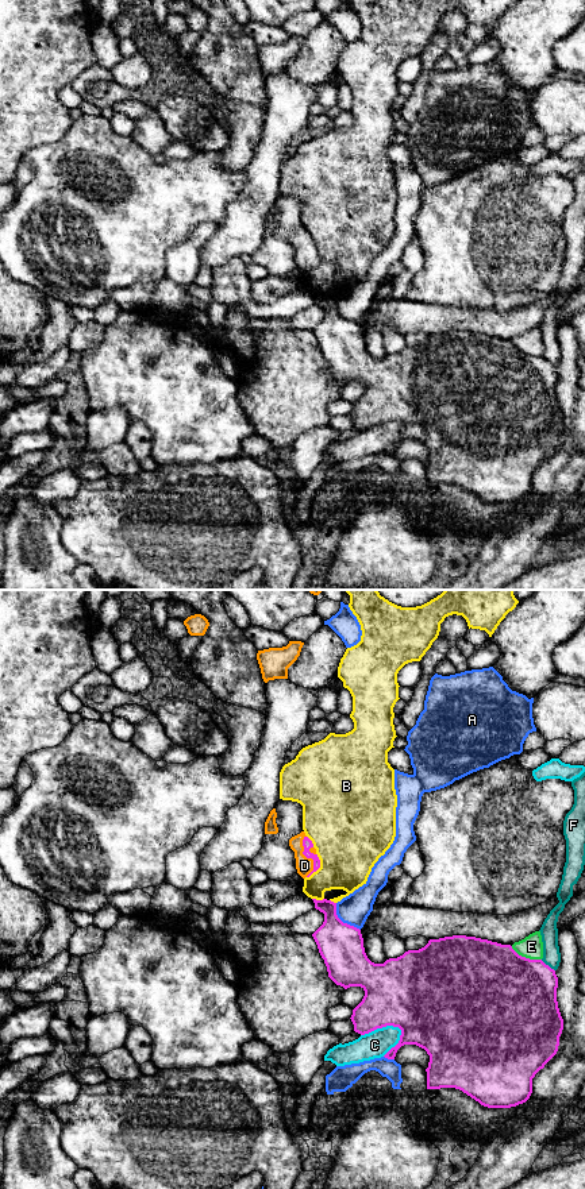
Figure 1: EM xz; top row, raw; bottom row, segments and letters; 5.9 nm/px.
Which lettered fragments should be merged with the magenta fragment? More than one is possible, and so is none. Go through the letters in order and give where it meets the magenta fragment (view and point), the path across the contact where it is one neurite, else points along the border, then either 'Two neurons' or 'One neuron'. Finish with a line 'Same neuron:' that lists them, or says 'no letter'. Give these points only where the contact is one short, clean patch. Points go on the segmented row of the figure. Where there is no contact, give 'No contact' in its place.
A: Touches magenta at xz (341, 921). Two neurons
B: Touches magenta at xz (319, 867). Two neurons
C: Touches magenta at xz (381, 1027). Two neurons
D: Touches magenta at xz (307, 857). Path across: xz (307, 842), (307, 857), (304, 865). One neuron
E: Touches magenta at xz (524, 957). Two neurons
F: Touches magenta at xz (547, 965). Two neurons
Same neuron: D

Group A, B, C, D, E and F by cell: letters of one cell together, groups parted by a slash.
A / B / C / D / E / F

